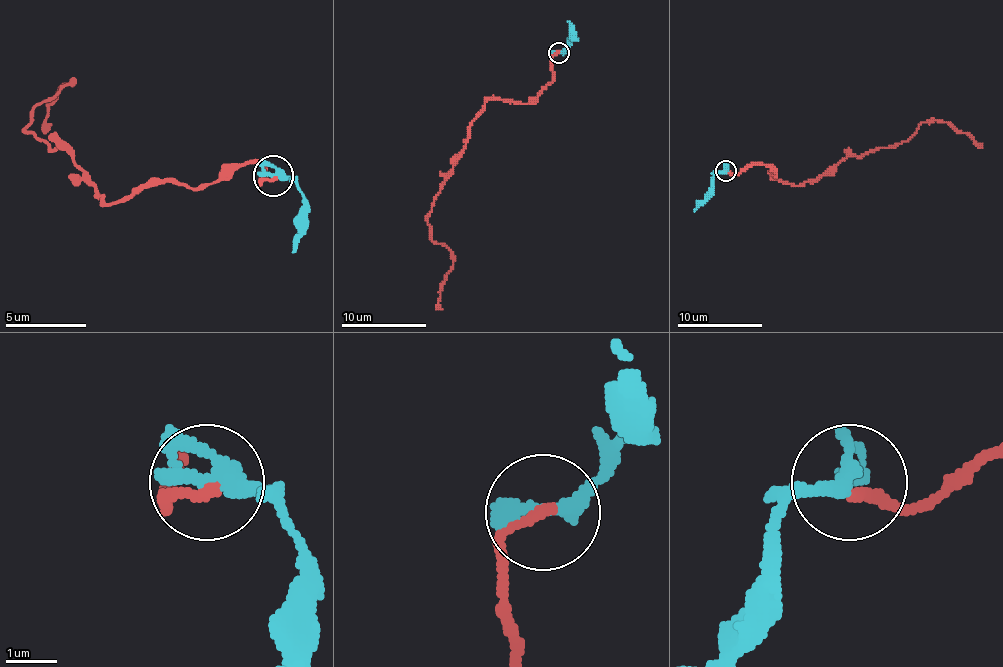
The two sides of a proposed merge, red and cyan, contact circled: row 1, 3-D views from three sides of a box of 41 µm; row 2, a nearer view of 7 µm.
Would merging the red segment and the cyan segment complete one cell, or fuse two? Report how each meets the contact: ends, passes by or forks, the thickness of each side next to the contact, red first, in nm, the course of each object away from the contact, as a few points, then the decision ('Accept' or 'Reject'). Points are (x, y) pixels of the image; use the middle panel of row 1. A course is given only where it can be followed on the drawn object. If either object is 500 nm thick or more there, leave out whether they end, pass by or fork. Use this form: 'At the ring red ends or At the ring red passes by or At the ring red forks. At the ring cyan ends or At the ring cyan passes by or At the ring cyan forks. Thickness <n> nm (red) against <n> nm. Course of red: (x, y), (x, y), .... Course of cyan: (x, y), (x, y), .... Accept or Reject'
At the ring red ends. At the ring cyan passes by. Thickness 190 nm (red) against 340 nm. Course of red: (559, 53), (550, 82), (525, 104), (489, 99), (446, 176), (427, 218), (430, 237), (453, 260), (440, 309). Course of cyan: (559, 53), (574, 38), (567, 21). Accept

